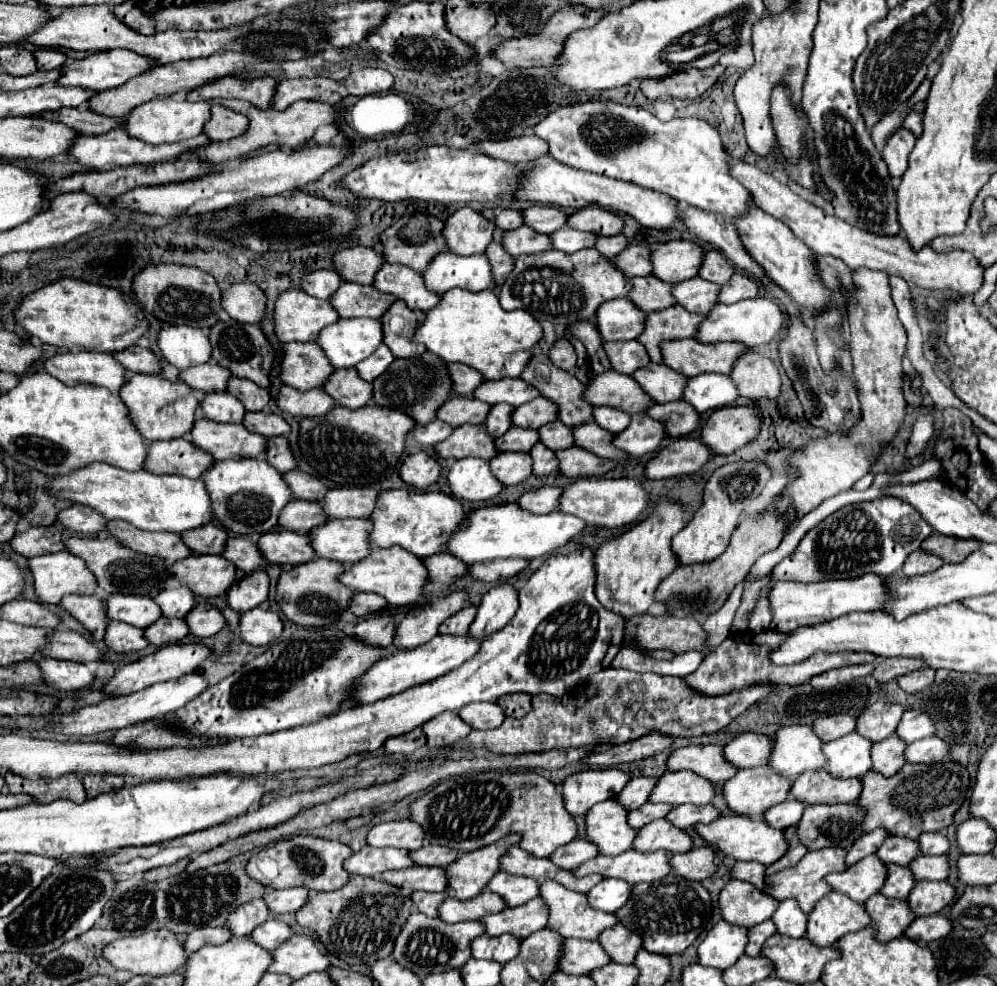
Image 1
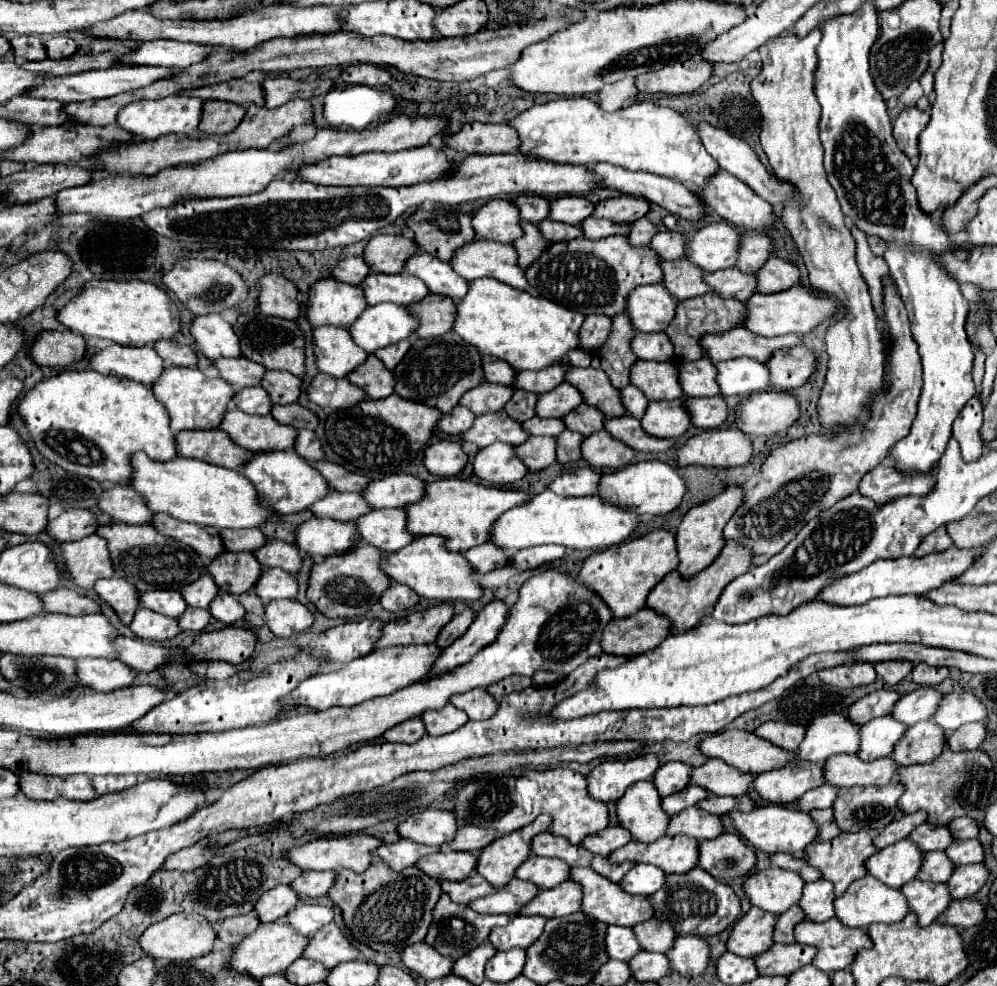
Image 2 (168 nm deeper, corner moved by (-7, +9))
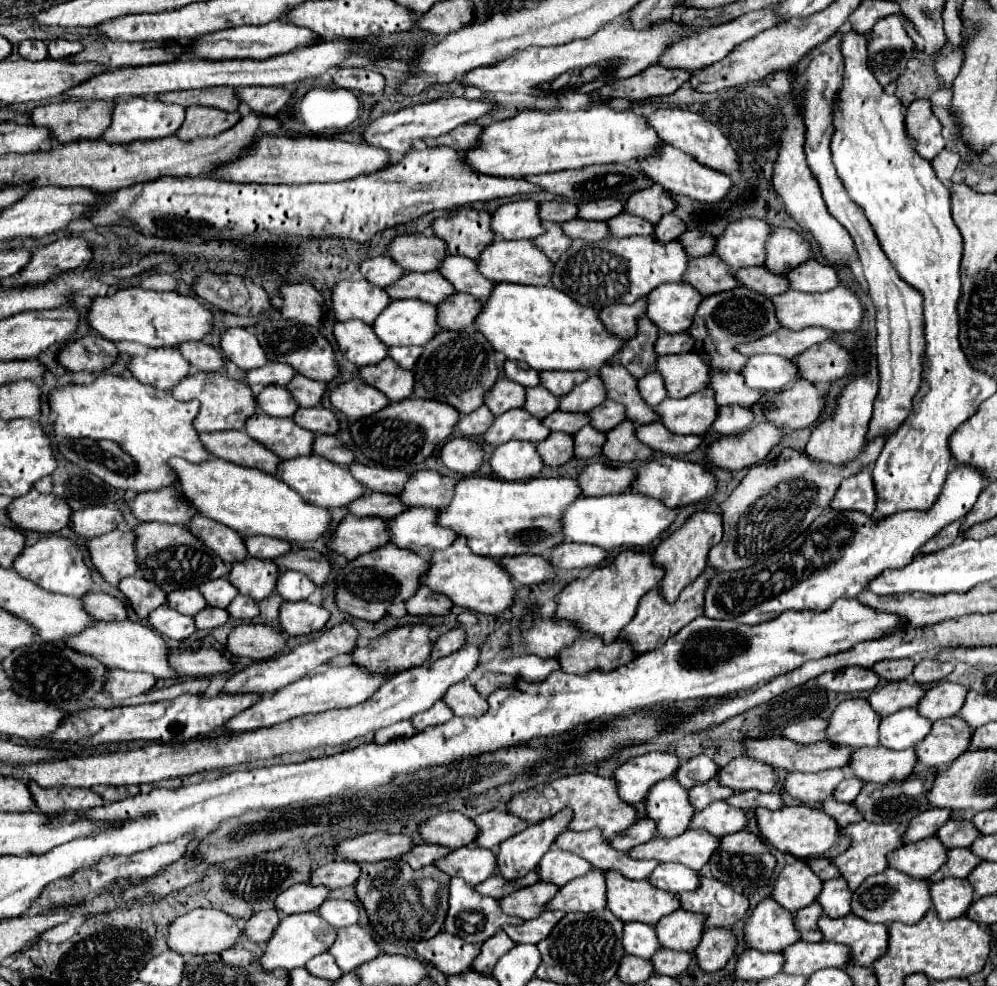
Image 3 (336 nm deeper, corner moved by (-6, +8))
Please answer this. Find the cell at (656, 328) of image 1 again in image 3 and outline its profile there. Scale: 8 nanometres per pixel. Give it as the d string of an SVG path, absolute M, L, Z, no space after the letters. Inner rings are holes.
M736 287L732 291L722 291L722 293L704 297L704 301L700 303L700 309L696 311L696 317L692 321L692 327L688 329L688 335L696 341L694 351L700 353L712 369L738 371L744 367L748 357L738 355L734 351L734 347L738 343L746 343L746 341L754 341L756 337L770 335L778 327L780 325L776 321L776 315L774 315L774 309L772 309L772 303L768 297L748 291L744 287Z

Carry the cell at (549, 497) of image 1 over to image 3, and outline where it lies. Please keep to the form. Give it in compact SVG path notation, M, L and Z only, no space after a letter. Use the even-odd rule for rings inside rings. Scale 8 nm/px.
M592 463L586 465L584 471L576 477L582 495L612 495L612 493L624 493L628 491L634 469L630 467L610 467L606 463Z

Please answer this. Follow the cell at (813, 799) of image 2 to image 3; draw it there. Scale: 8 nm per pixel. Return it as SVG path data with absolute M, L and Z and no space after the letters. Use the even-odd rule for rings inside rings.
M848 775L848 777L834 789L832 797L834 797L836 801L848 801L848 803L852 803L852 801L856 799L856 795L858 795L858 791L860 791L862 785L864 785L864 783L862 783L860 779Z

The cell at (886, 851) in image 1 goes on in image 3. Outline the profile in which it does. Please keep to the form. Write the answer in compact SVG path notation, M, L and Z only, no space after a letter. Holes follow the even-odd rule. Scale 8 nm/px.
M946 821L946 825L940 827L940 833L936 833L940 843L944 843L944 847L948 849L970 847L978 835L980 833L974 829L970 821Z

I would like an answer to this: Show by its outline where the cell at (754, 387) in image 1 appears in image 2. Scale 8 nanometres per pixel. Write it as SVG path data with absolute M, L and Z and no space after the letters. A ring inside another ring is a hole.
M805 346L783 348L781 352L775 352L773 360L767 362L773 376L773 386L787 392L803 386L815 372L815 362L817 356Z

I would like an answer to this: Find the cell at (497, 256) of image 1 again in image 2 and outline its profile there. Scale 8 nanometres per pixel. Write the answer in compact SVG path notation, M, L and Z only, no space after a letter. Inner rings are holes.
M523 222L523 228L525 228L525 236L521 240L515 240L513 246L517 248L519 252L519 264L521 266L531 266L543 252L545 248L549 246L547 240L541 236L539 232L539 226L533 224L533 222Z

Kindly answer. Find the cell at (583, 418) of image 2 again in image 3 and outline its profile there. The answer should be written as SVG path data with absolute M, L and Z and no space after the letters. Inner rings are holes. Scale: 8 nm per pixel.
M604 401L604 405L598 405L596 409L588 411L588 417L592 427L606 433L624 421L624 407L614 401Z

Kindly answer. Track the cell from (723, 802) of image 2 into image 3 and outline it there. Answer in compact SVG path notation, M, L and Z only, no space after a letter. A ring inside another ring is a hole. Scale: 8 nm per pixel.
M740 791L740 793L734 793L732 797L728 797L726 803L736 809L756 809L758 807L756 797L758 797L758 791Z

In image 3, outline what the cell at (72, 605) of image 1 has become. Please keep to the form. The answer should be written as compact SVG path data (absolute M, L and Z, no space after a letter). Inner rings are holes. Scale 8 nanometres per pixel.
M124 577L118 589L130 601L130 607L136 611L140 621L144 621L152 609L164 605L166 599L166 593L158 585L140 577Z

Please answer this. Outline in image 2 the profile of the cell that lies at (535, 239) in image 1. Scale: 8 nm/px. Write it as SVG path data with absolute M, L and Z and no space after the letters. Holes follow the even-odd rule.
M543 220L539 224L539 228L541 228L541 234L545 236L547 242L565 242L565 240L573 240L573 238L583 236L581 226L563 224L563 222L555 222L555 220Z

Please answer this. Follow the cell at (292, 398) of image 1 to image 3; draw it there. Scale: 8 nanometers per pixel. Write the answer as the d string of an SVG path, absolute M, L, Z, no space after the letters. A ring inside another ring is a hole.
M348 381L330 393L330 403L350 421L368 417L388 405L388 397L362 381Z

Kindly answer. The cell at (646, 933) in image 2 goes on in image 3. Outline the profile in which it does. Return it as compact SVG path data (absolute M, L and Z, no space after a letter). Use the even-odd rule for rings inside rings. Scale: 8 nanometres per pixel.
M678 909L656 923L656 935L662 947L674 951L692 951L704 931L704 915Z

